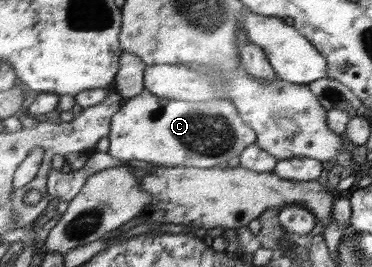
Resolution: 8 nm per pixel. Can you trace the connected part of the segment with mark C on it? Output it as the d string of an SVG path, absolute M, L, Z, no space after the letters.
M144 88L142 93L130 98L112 116L107 153L127 163L137 159L165 167L226 168L232 157L242 155L243 149L257 140L258 134L243 120L239 110L228 99L211 99L208 102L182 101L158 97Z

